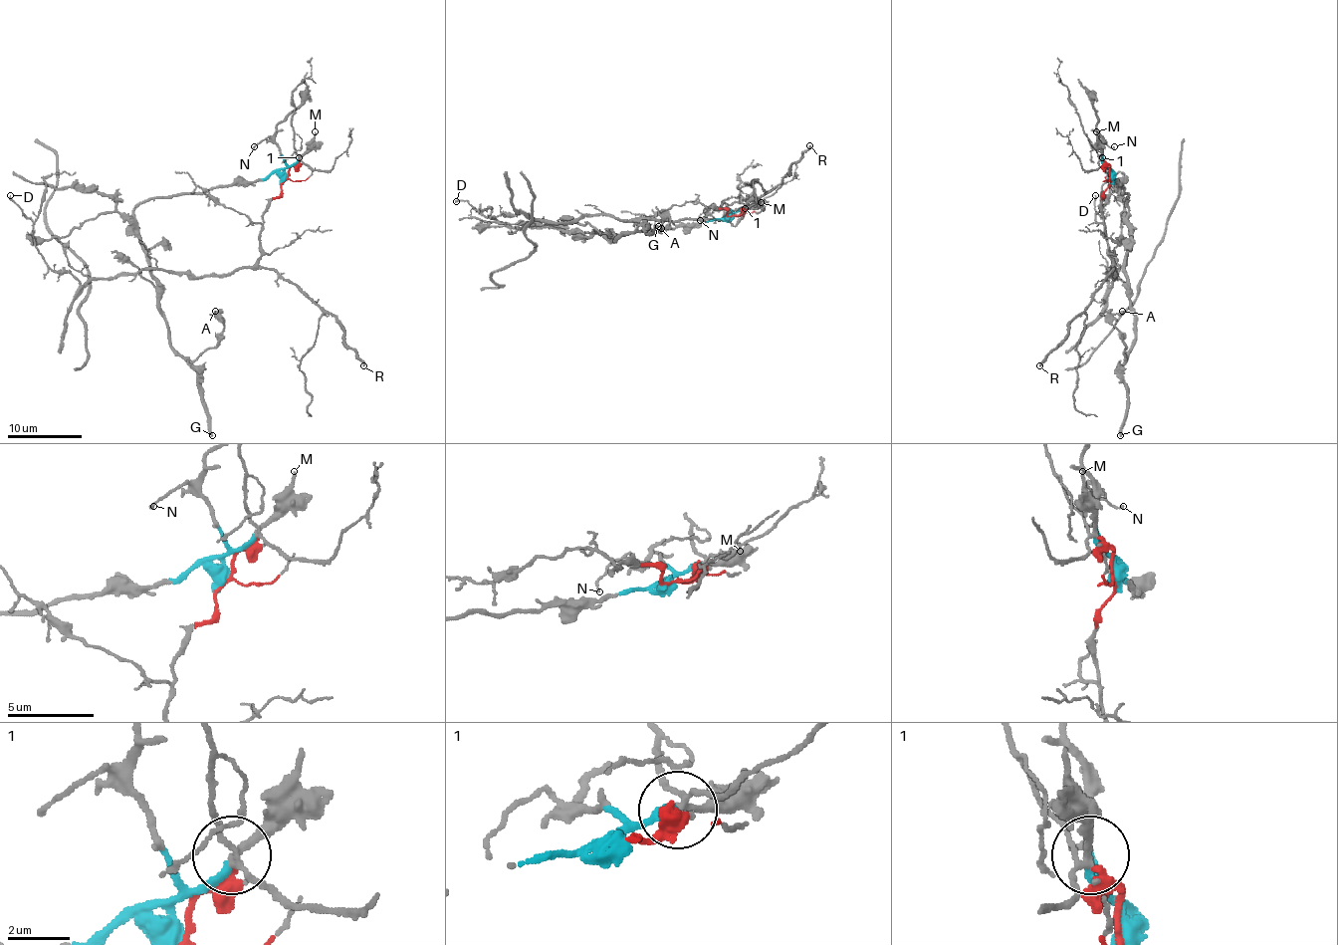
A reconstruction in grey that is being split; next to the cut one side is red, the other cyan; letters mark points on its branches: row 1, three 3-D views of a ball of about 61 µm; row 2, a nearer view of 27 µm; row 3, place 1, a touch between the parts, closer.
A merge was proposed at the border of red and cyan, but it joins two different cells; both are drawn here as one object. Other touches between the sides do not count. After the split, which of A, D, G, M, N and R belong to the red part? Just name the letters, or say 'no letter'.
D, R

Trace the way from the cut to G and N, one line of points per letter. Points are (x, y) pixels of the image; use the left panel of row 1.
G: (284, 180), (271, 172), (252, 181), (155, 196), (134, 210), (168, 342), (194, 370), (213, 435)
N: (284, 180), (286, 163), (280, 148), (269, 137), (254, 146)

